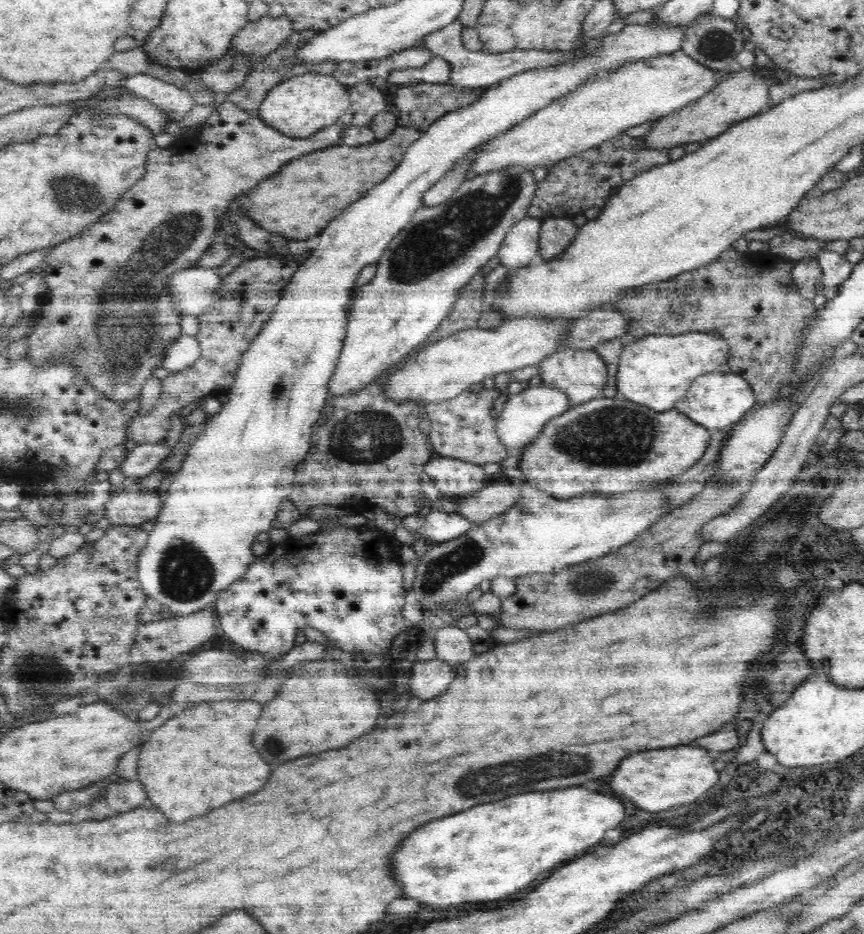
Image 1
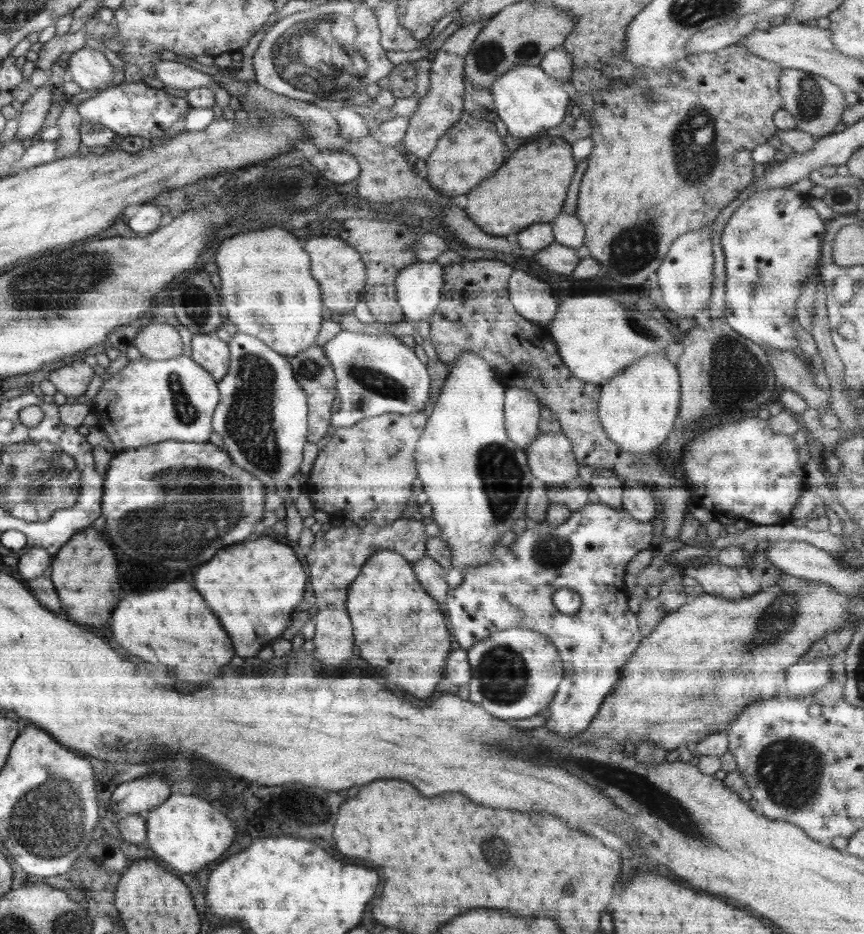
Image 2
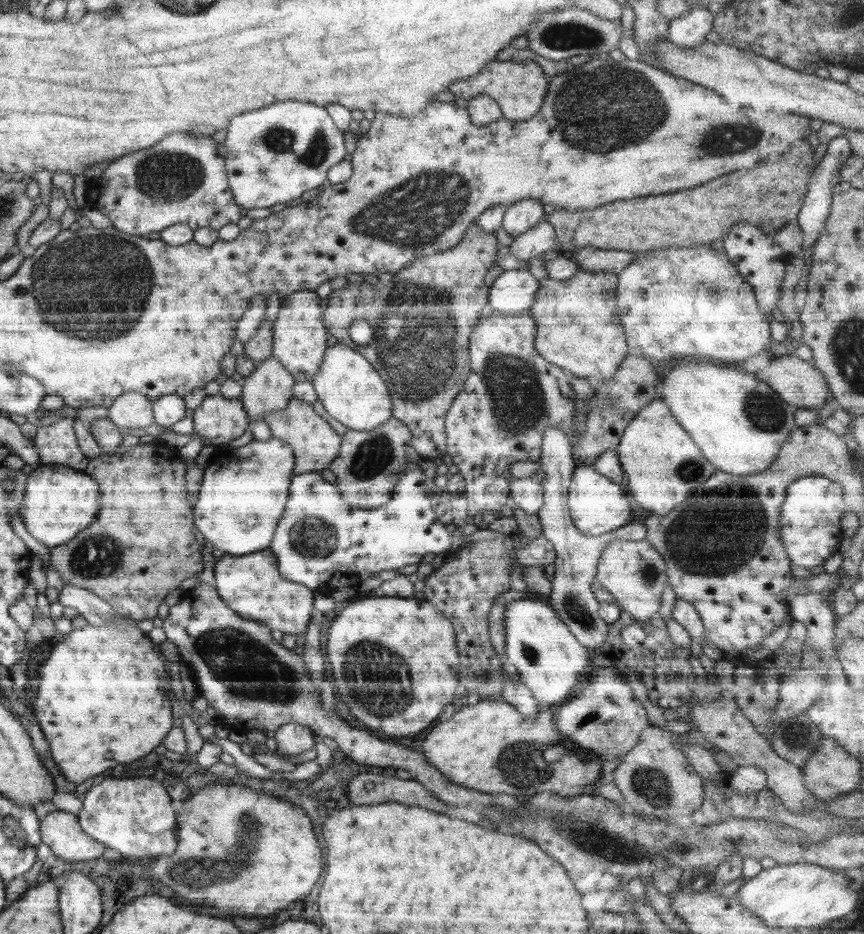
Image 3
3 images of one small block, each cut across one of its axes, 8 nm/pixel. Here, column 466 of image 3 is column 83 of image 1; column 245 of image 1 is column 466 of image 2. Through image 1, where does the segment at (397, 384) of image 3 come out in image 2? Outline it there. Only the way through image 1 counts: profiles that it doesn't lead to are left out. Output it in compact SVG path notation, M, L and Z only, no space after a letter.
M464 110L458 122L438 138L432 154L426 160L428 174L424 179L428 180L432 188L436 188L440 194L450 199L460 194L466 195L502 166L506 142L507 140L498 135L493 122L476 119Z

